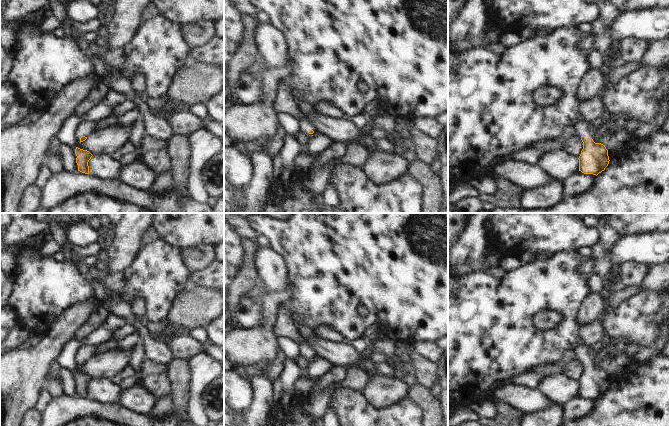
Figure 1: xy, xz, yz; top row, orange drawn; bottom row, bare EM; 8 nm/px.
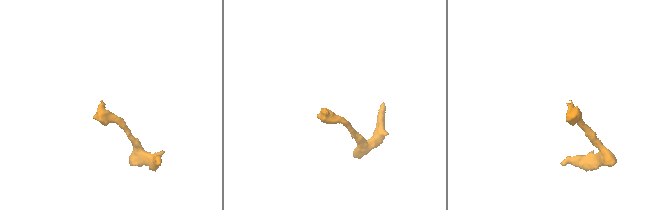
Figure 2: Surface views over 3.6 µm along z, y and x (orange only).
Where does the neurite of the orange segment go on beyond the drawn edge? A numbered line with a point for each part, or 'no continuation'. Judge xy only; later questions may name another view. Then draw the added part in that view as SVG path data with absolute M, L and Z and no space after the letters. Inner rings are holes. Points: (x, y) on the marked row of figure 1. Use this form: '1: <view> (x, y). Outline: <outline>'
1: xy (86, 128). Outline: M84 121L76 129L76 137L78 142L82 136L88 137L96 131L97 122L95 121Z

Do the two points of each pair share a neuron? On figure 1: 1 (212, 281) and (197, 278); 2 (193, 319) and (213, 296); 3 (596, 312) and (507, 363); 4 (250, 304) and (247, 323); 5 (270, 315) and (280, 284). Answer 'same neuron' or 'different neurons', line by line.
1: same neuron
2: same neuron
3: different neurons
4: same neuron
5: different neurons

